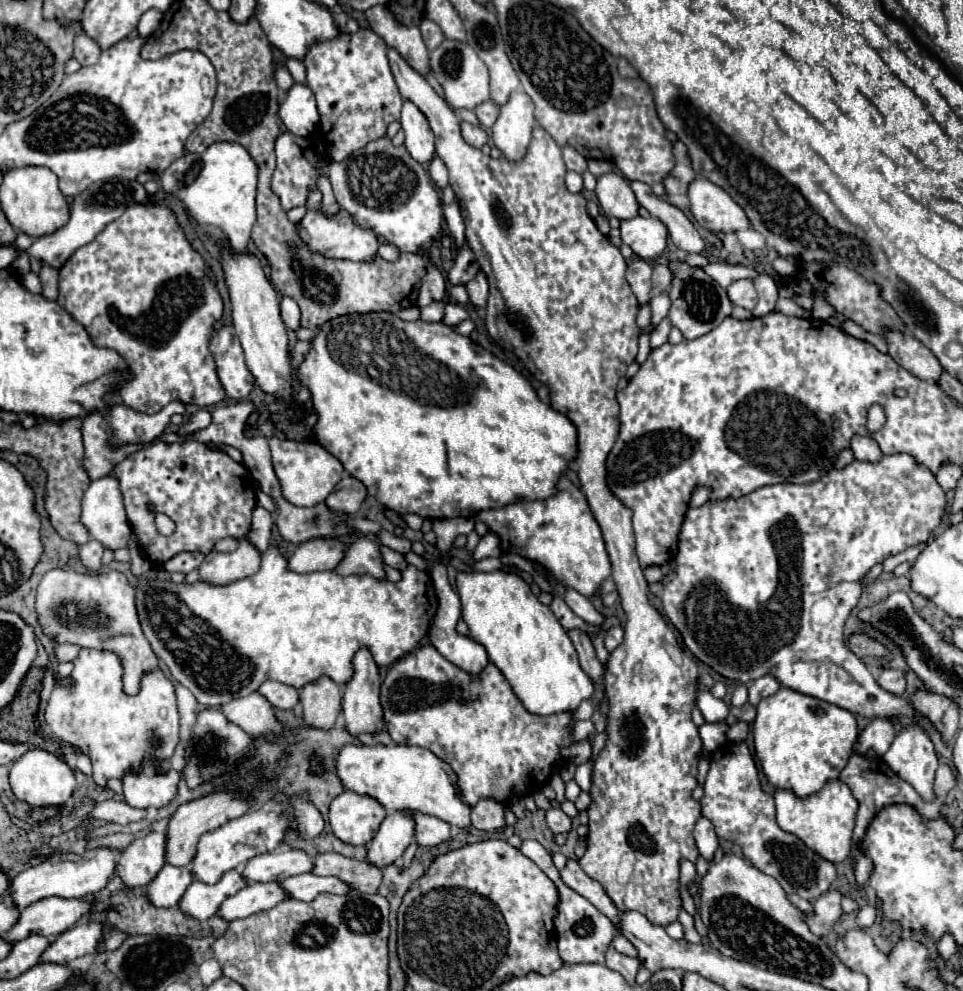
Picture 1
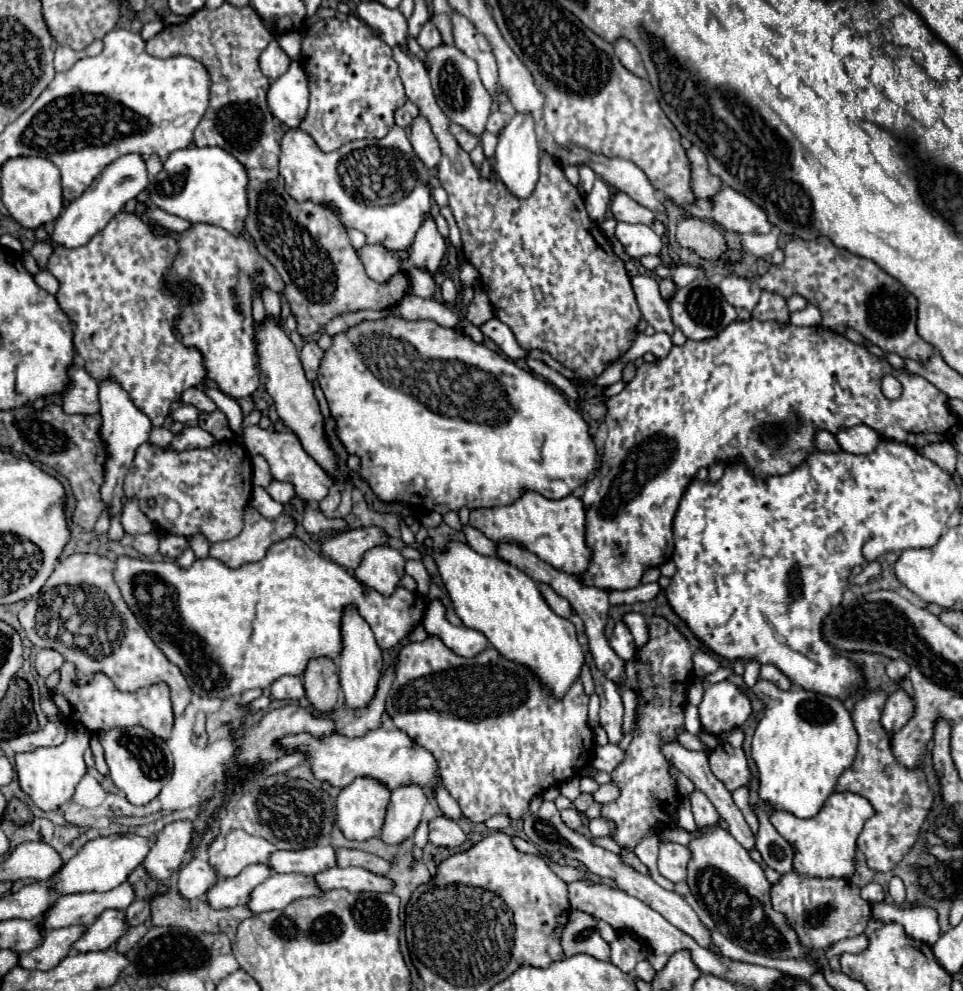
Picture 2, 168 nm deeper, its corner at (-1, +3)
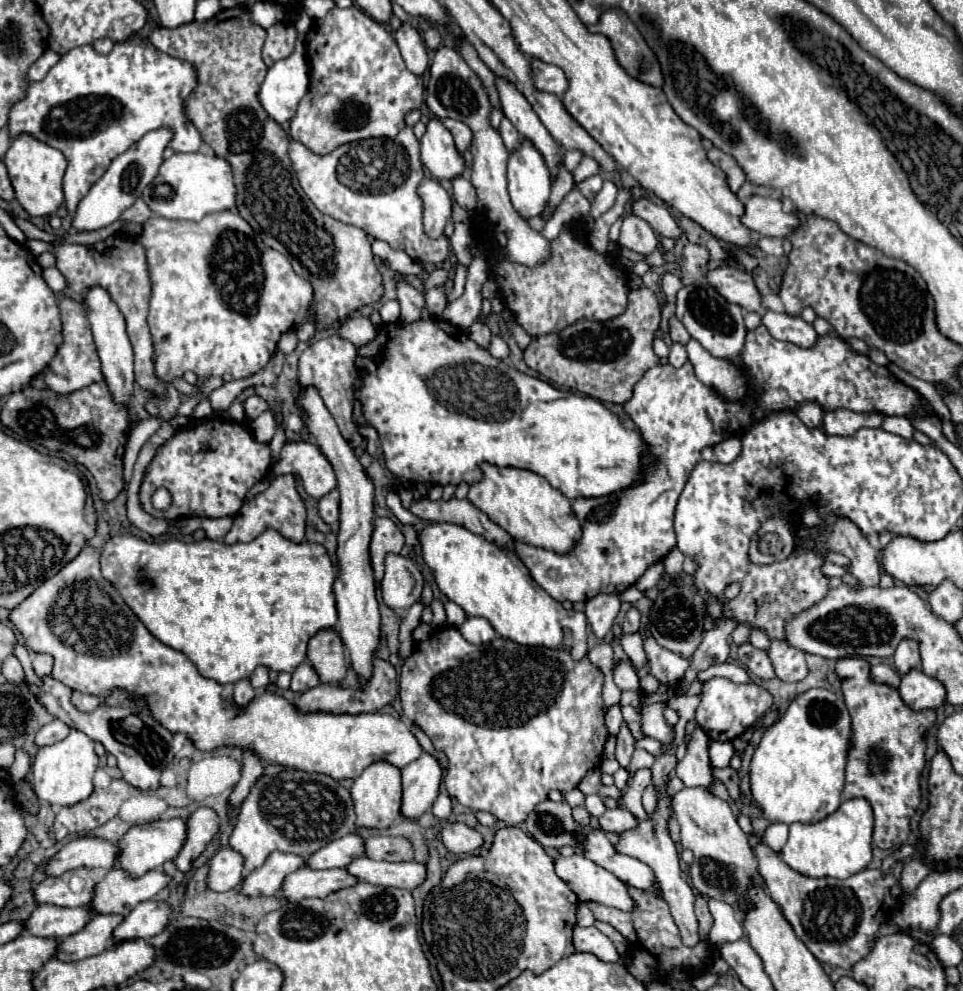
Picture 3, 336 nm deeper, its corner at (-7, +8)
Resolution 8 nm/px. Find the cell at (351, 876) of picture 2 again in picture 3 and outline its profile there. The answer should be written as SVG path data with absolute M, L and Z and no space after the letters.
M356 858L348 872L356 878L376 884L376 886L394 886L404 890L414 890L426 880L426 864L420 862L376 862L370 858Z

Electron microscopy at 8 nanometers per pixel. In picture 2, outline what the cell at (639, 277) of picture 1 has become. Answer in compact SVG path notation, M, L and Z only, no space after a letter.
M636 275L632 277L632 287L642 311L642 317L652 325L656 331L666 331L672 335L674 323L670 319L668 303L662 299L658 291L658 281L650 275Z

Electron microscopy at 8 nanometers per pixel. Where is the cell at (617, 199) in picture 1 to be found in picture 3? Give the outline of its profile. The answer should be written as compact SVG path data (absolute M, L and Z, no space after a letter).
M640 198L632 204L632 210L634 214L638 214L640 218L644 218L658 236L666 236L666 238L672 238L674 242L680 240L682 236L682 228L680 224L672 218L672 214L662 208L662 206L656 206L654 202L646 200L646 198Z

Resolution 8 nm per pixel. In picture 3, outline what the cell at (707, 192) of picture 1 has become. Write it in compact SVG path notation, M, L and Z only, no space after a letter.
M754 194L746 202L746 212L742 216L742 224L760 236L786 238L794 234L800 220L794 212L784 212L780 200L772 200L760 194Z

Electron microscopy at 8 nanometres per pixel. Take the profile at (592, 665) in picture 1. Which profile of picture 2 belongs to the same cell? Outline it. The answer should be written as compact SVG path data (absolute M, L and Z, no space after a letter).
M586 651L584 659L586 659L586 665L590 667L590 673L596 685L596 695L600 697L600 725L606 729L610 743L618 743L622 739L620 729L622 729L622 715L624 715L620 689L616 687L616 683L606 679L604 673L600 673L600 669L596 669L596 663L592 661L590 651Z

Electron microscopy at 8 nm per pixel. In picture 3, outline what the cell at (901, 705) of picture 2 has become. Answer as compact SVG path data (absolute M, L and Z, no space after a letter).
M916 668L914 672L906 672L902 676L898 692L912 710L936 710L946 700L946 688L942 686L942 682L938 682L932 676L926 676L922 670Z

